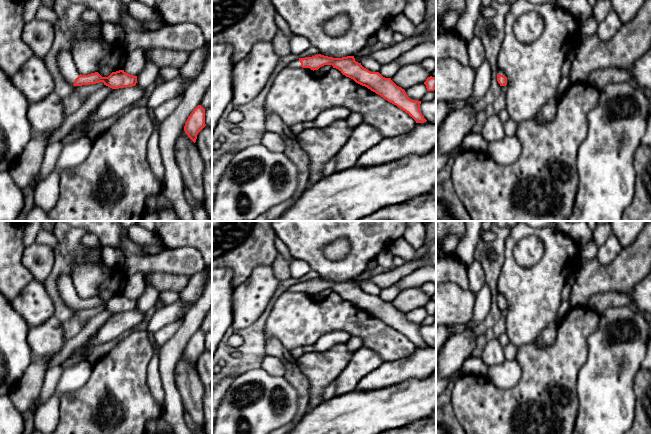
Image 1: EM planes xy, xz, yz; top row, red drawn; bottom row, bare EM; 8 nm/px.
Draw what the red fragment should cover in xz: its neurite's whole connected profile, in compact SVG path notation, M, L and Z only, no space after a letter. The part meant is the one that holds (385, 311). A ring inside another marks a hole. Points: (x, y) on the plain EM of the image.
M321 278L293 284L289 287L290 292L308 292L316 295L324 289L332 289L343 299L353 303L356 307L367 311L380 319L388 326L396 329L411 340L416 347L424 347L427 344L420 335L421 325L411 324L405 314L397 310L391 302L383 301L379 296L371 296L364 292L361 287L355 285L354 280L333 282Z

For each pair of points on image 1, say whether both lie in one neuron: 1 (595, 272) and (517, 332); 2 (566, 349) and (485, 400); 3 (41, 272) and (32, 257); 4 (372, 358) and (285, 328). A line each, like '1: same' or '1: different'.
1: different
2: same
3: same
4: different

